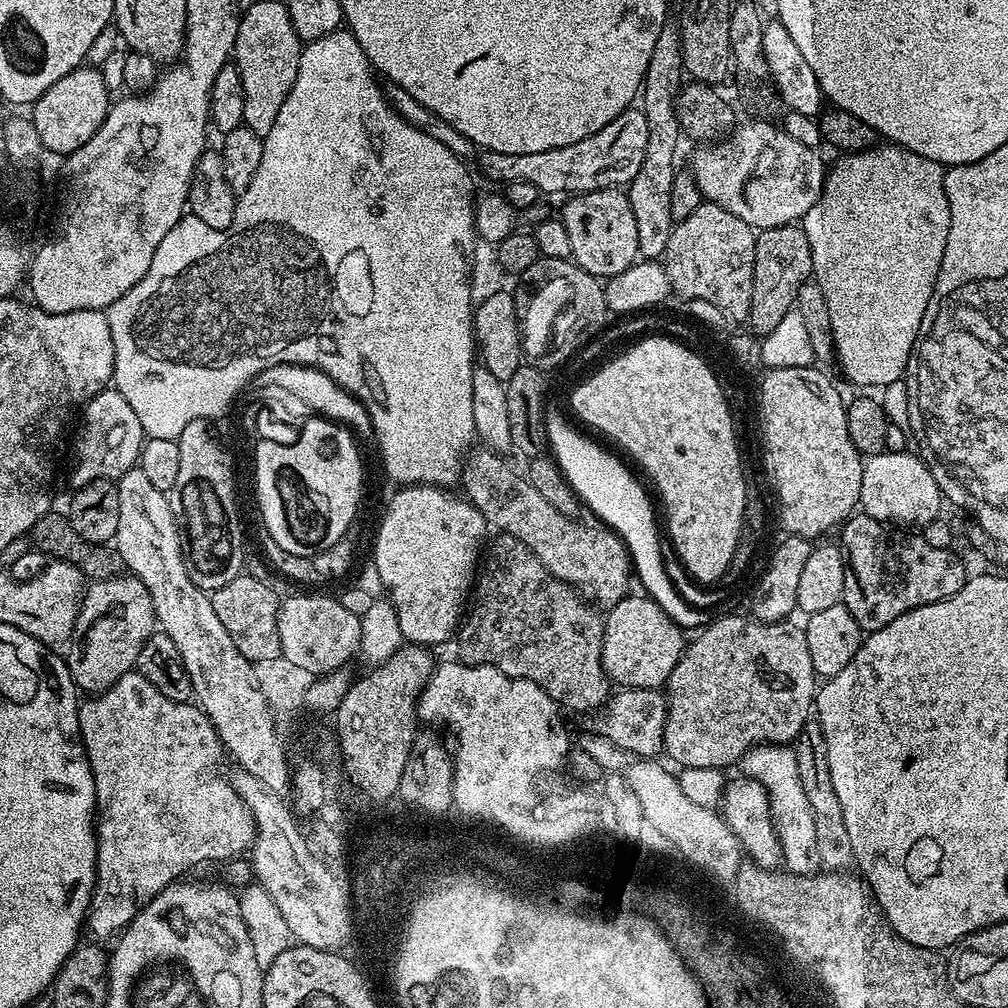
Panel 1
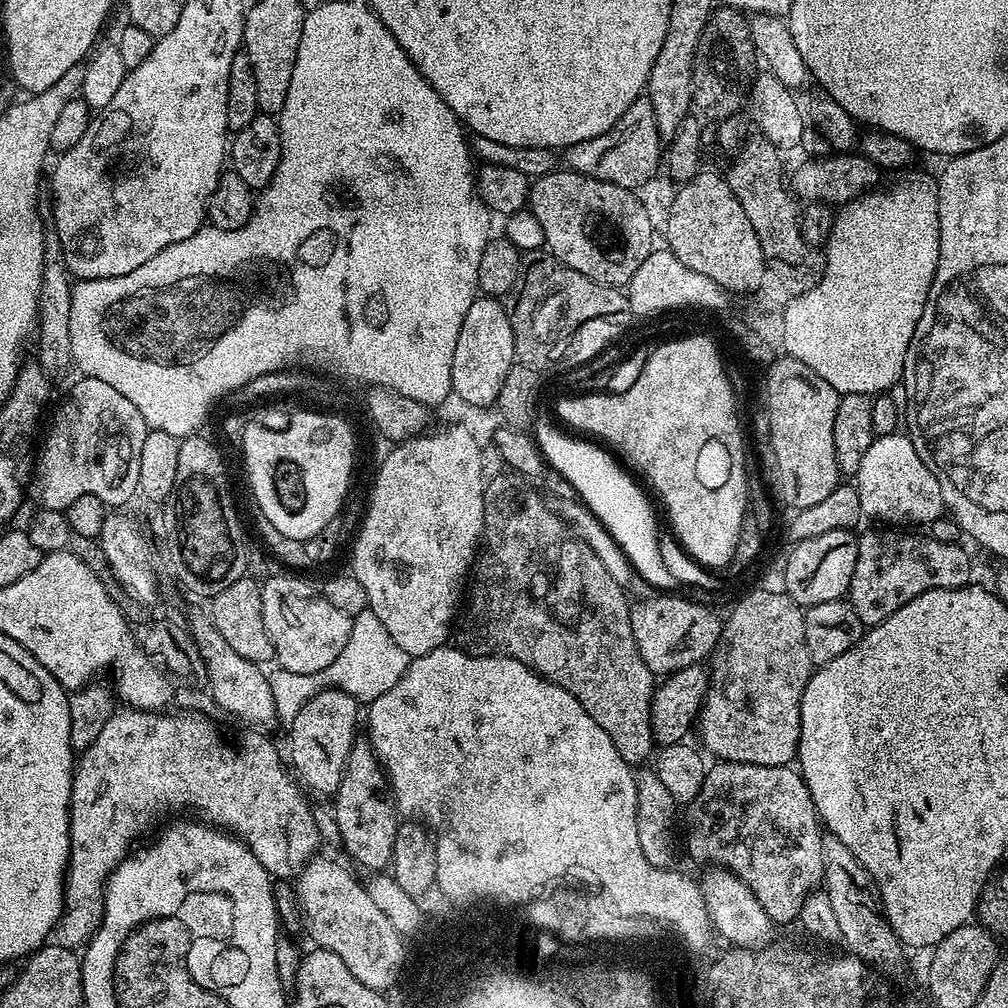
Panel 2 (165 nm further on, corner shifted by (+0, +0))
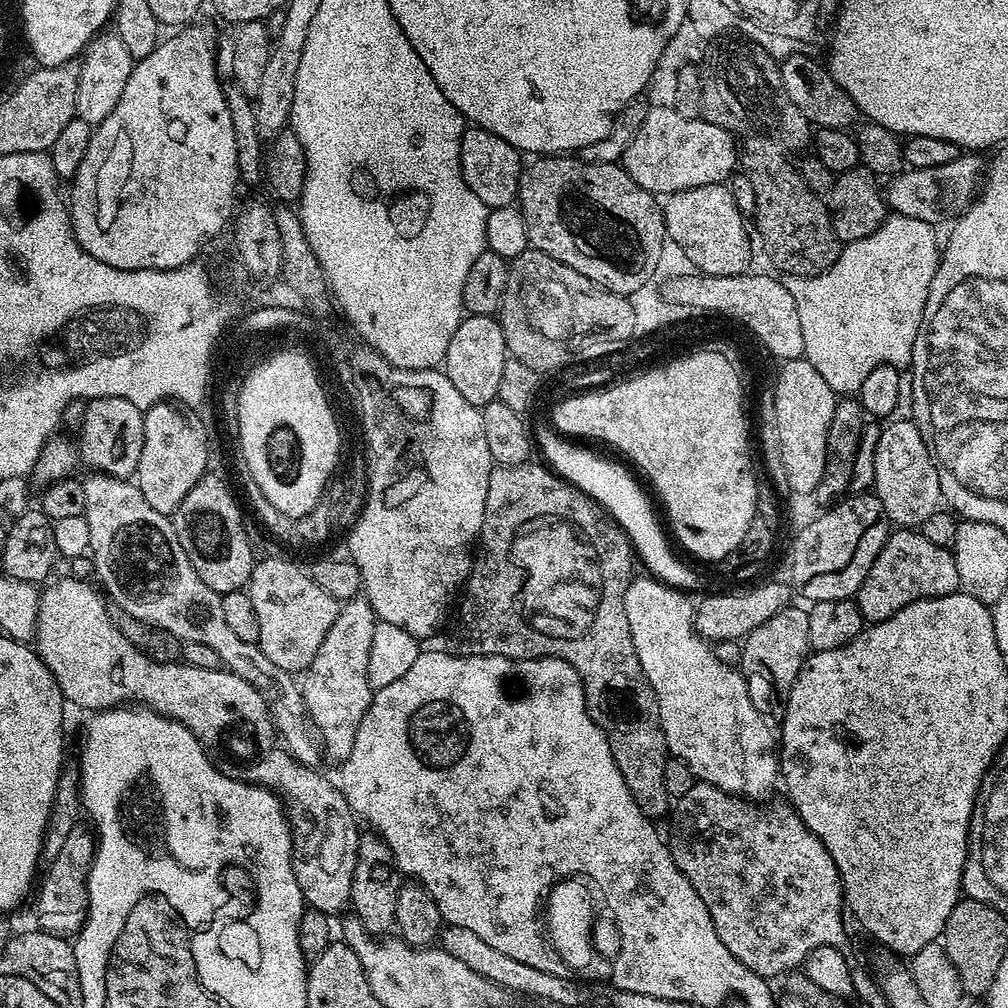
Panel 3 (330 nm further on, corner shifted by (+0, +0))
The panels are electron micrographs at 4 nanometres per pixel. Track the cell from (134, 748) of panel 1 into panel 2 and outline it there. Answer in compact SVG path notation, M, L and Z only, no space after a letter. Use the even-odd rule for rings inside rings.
M127 706L121 707L120 709L113 711L112 717L106 722L106 726L102 726L102 730L98 730L98 734L92 739L90 742L90 746L82 753L79 753L78 759L75 761L74 764L74 771L72 774L72 793L70 794L70 806L68 807L68 821L70 822L70 854L68 855L68 869L64 871L64 909L62 910L60 917L58 918L58 922L56 923L56 927L52 930L52 935L50 937L51 943L57 944L58 946L62 946L63 948L70 948L73 950L80 950L87 945L88 941L91 940L93 934L95 934L100 929L100 923L102 922L102 918L104 917L104 887L108 884L108 879L110 878L110 874L112 871L118 867L118 865L128 859L130 853L133 851L134 845L137 843L135 842L136 839L139 838L143 832L148 832L152 828L152 823L155 822L159 816L164 816L167 812L176 812L172 814L180 814L183 808L193 808L196 813L199 814L207 823L213 826L219 826L221 829L227 830L229 833L235 835L236 839L241 840L246 847L251 850L254 854L254 858L258 858L258 862L262 862L262 866L268 871L268 875L273 878L279 878L279 876L289 876L289 878L295 877L297 873L299 873L300 869L304 867L305 863L313 857L317 855L316 847L321 847L322 844L322 837L320 835L320 825L318 823L318 816L317 813L312 813L312 808L308 805L308 800L304 797L305 789L301 787L298 783L297 777L293 775L291 771L286 767L284 769L284 764L280 761L280 752L278 749L275 748L274 745L271 744L270 741L267 740L264 736L252 736L248 740L248 744L240 744L237 748L231 748L230 745L227 744L226 741L220 737L220 732L218 729L215 728L214 725L211 724L210 721L207 720L204 716L195 716L192 712L172 712L173 710L161 710L159 712L147 712L146 710L142 710L141 708L130 708Z

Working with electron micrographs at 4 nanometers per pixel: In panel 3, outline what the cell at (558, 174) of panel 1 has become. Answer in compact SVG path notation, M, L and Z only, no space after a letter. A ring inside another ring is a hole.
M651 105L642 127L620 161L630 178L655 196L669 196L686 188L729 181L726 172L734 160L730 138L713 124L682 116L672 106Z

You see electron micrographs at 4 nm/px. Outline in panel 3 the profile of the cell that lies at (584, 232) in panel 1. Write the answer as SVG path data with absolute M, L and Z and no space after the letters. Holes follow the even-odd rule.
M544 154L533 160L536 161L529 168L527 165L521 171L520 194L518 197L518 207L522 218L526 222L529 245L537 248L542 254L550 254L550 258L570 266L570 270L578 270L578 274L590 278L590 282L594 282L599 288L606 289L607 292L628 297L632 291L636 291L640 286L645 285L664 260L664 244L666 245L664 214L661 205L659 203L656 205L656 202L658 202L657 197L644 190L642 186L638 186L638 183L630 178L630 174L619 163L591 164L590 162L582 162L572 154Z

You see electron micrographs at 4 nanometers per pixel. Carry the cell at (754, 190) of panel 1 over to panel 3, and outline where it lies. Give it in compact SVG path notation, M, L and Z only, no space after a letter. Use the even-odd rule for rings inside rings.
M962 154L946 166L908 168L891 177L886 184L886 199L889 209L895 215L918 218L933 226L940 226L943 220L955 221L967 210L978 192L978 177L982 172L982 160L976 154Z

